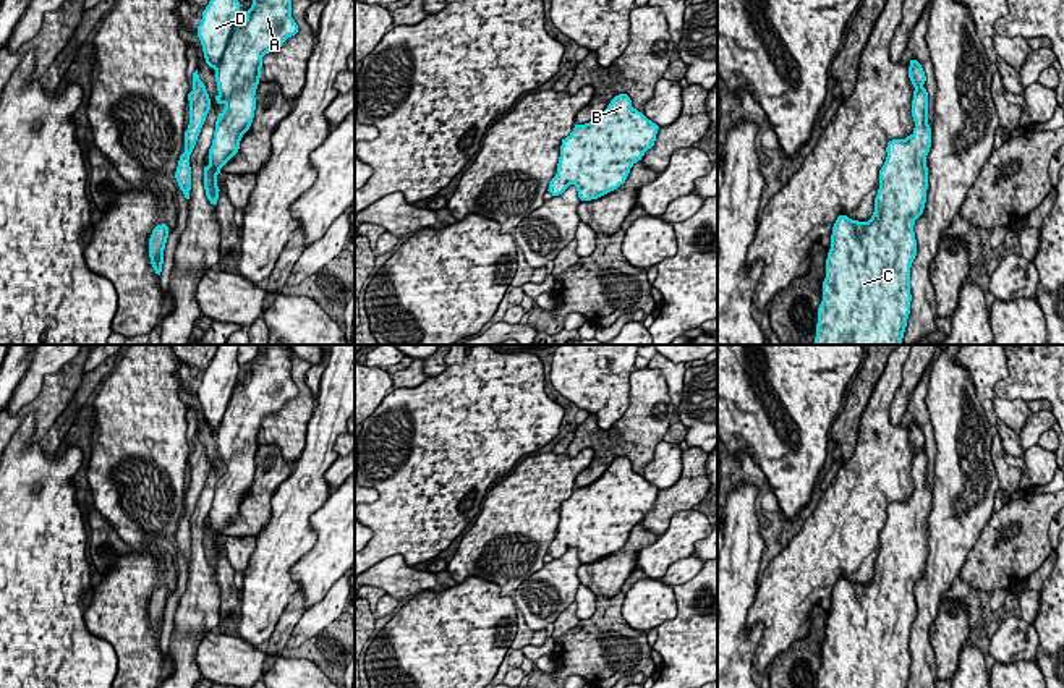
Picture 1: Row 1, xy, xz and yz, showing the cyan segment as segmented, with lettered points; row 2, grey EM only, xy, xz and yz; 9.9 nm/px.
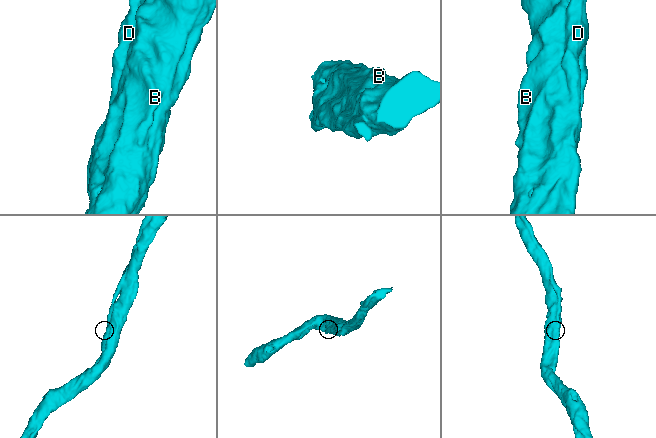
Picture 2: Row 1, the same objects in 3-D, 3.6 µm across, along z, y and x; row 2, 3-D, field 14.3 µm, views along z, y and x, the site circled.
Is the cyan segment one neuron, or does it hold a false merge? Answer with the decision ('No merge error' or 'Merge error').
No merge error

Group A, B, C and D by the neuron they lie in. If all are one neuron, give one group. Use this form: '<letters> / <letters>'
A B C D

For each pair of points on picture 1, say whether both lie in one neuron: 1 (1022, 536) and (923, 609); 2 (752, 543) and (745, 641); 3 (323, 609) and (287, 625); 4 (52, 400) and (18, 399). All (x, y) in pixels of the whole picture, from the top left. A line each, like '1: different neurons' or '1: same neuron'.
1: different neurons
2: same neuron
3: different neurons
4: different neurons

